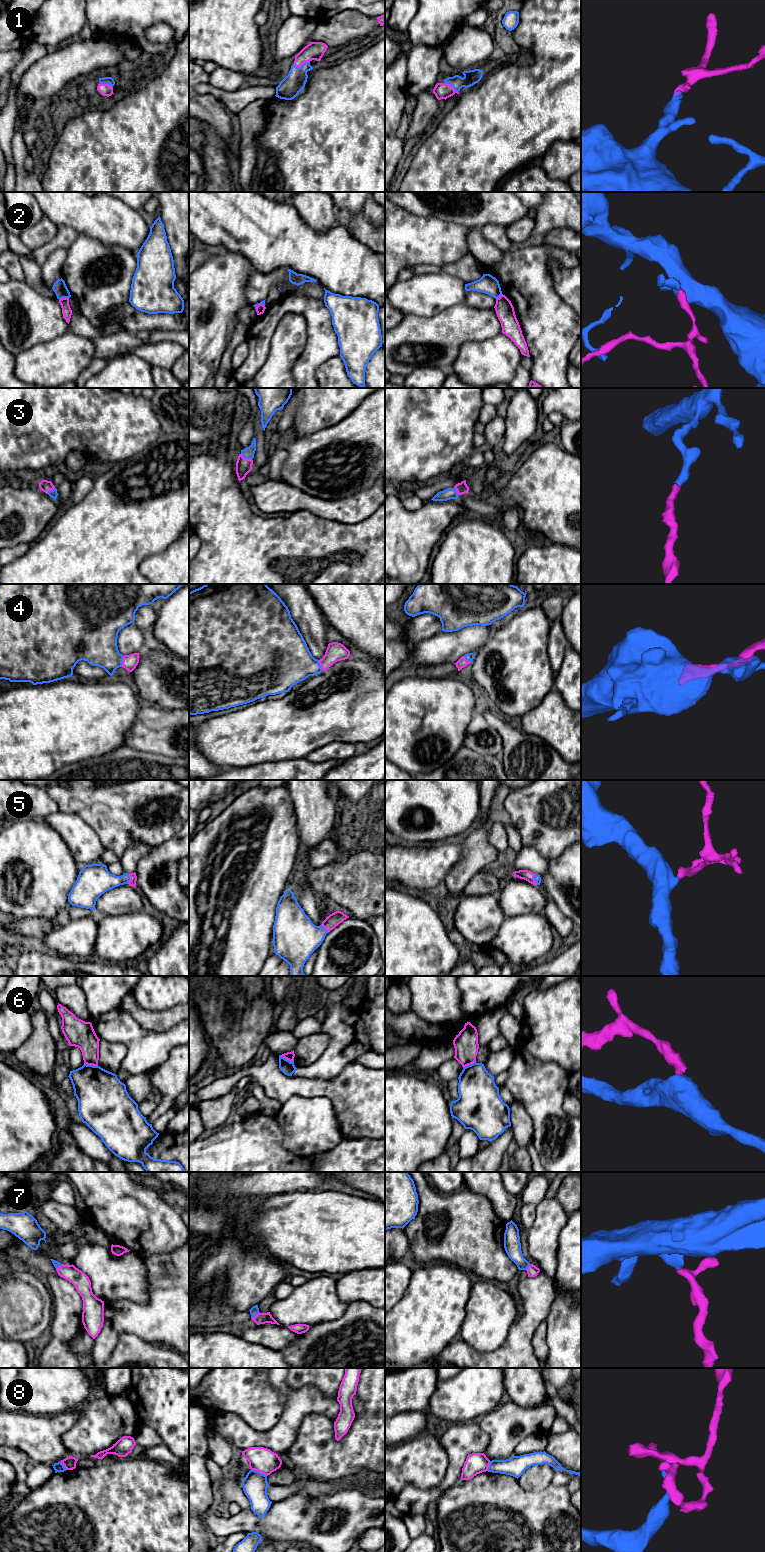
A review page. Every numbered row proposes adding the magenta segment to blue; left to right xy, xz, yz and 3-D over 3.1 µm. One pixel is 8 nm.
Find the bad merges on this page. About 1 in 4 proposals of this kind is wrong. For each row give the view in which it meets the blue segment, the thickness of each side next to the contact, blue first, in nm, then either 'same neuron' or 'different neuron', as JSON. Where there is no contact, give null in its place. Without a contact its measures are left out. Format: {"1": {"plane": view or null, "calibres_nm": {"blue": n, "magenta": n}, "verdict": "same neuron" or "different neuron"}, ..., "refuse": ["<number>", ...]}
{"1": {"plane": "xz", "calibres_nm": {"blue": 170, "magenta": 140}, "verdict": "same neuron"}, "2": {"plane": "xy", "calibres_nm": {"blue": 110, "magenta": 80}, "verdict": "different neuron"}, "3": {"plane": "xz", "calibres_nm": {"blue": 90, "magenta": 130}, "verdict": "same neuron"}, "4": {"plane": "xy", "calibres_nm": {"blue": 320, "magenta": 120}, "verdict": "same neuron"}, "5": {"plane": "xy", "calibres_nm": {"blue": 220, "magenta": 60}, "verdict": "same neuron"}, "6": {"plane": "xy", "calibres_nm": {"blue": 380, "magenta": 200}, "verdict": "different neuron"}, "7": {"plane": "xz", "calibres_nm": {"blue": 70, "magenta": 100}, "verdict": "same neuron"}, "8": {"plane": "xz", "calibres_nm": {"blue": 200, "magenta": 200}, "verdict": "different neuron"}, "refuse": ["2", "6", "8"]}

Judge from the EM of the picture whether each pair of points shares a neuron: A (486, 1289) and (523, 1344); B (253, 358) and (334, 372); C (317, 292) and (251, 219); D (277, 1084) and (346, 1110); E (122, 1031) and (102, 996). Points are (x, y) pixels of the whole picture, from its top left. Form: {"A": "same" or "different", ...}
{"A": "different", "B": "different", "C": "different", "D": "same", "E": "different"}

